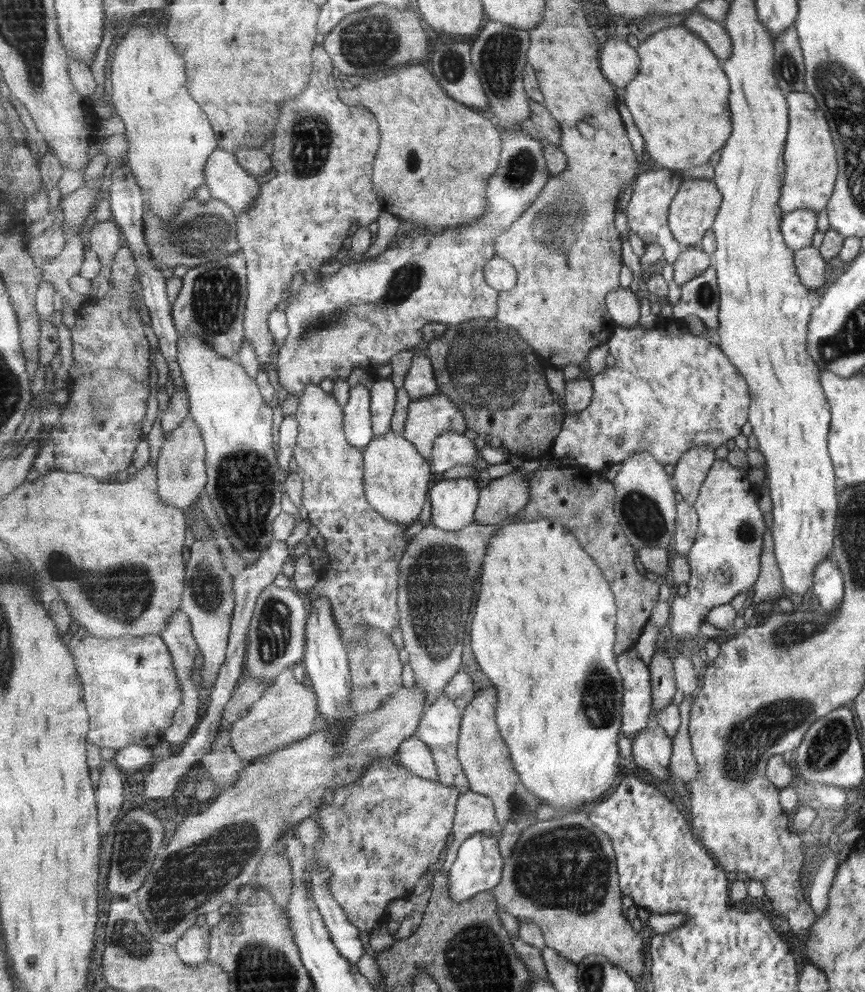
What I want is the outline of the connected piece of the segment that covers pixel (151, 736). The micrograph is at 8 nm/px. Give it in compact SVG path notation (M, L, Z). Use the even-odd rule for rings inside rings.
M80 626L68 647L76 658L81 680L85 682L84 699L90 714L90 743L118 751L129 745L153 747L164 740L167 729L174 723L174 714L184 700L184 689L173 666L172 651L162 636L103 639L91 635Z

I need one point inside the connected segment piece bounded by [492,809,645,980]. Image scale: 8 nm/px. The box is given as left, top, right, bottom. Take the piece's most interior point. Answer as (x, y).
(563, 875)

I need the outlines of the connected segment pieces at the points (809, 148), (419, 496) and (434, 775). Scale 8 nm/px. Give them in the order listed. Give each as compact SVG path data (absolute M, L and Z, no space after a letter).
M793 91L784 97L788 110L788 129L783 147L784 177L778 205L782 214L797 209L809 209L817 214L825 208L834 187L837 164L833 142L825 118L809 94Z
M389 432L387 436L375 436L365 448L364 483L368 502L385 518L402 525L411 526L427 505L433 473L431 462L404 434Z
M417 735L409 737L401 743L398 750L398 761L403 766L433 782L440 782L439 771L429 745Z

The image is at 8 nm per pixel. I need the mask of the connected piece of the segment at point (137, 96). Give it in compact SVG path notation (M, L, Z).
M131 27L114 50L110 70L113 88L110 100L124 122L129 139L129 166L147 194L147 205L164 222L169 222L182 211L184 202L195 199L195 190L206 184L208 159L219 148L216 131L213 132L207 114L189 92L186 60L169 40L164 27L155 30Z

